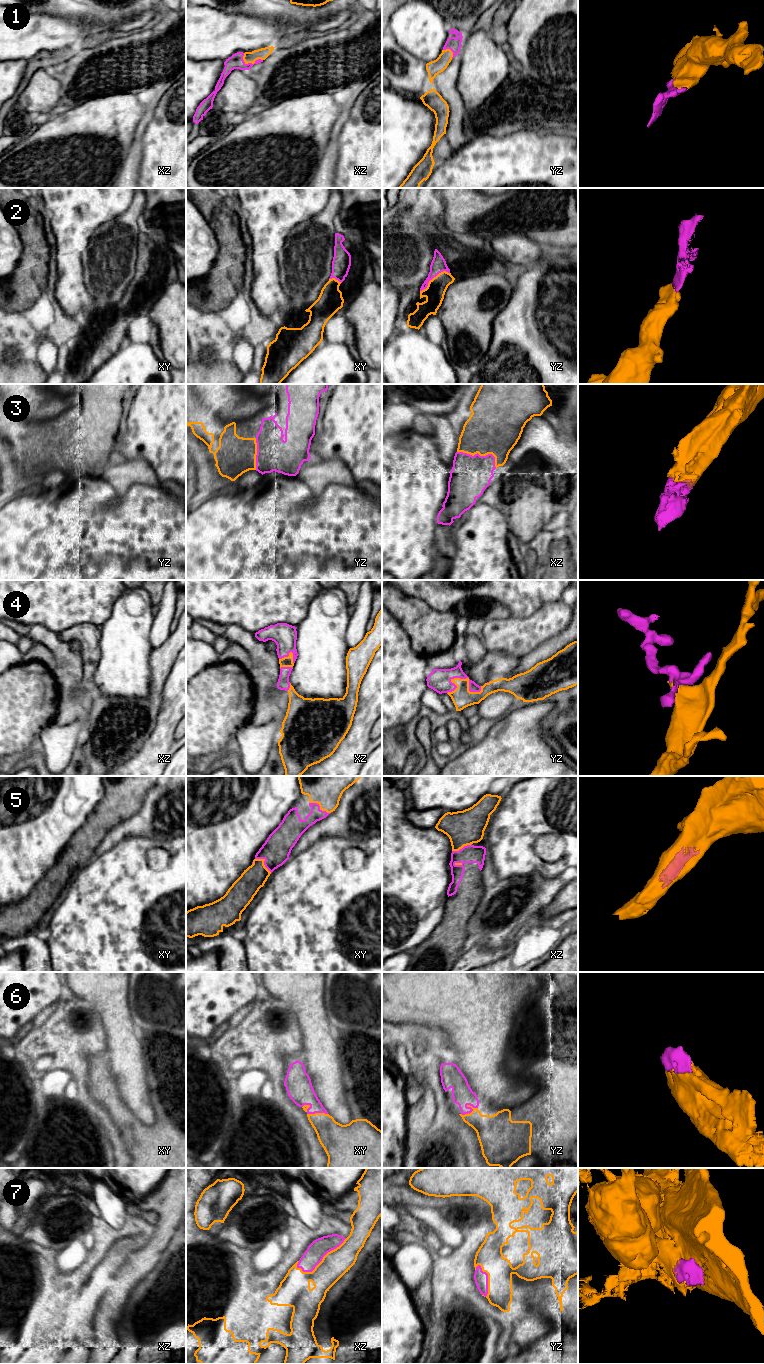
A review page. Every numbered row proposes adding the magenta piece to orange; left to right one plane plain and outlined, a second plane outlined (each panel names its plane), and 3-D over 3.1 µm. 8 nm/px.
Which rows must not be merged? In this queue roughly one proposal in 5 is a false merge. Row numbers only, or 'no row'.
7

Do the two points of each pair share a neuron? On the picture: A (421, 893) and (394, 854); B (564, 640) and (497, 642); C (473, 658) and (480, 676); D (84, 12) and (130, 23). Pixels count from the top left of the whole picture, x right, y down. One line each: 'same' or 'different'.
A: same
B: different
C: different
D: same

